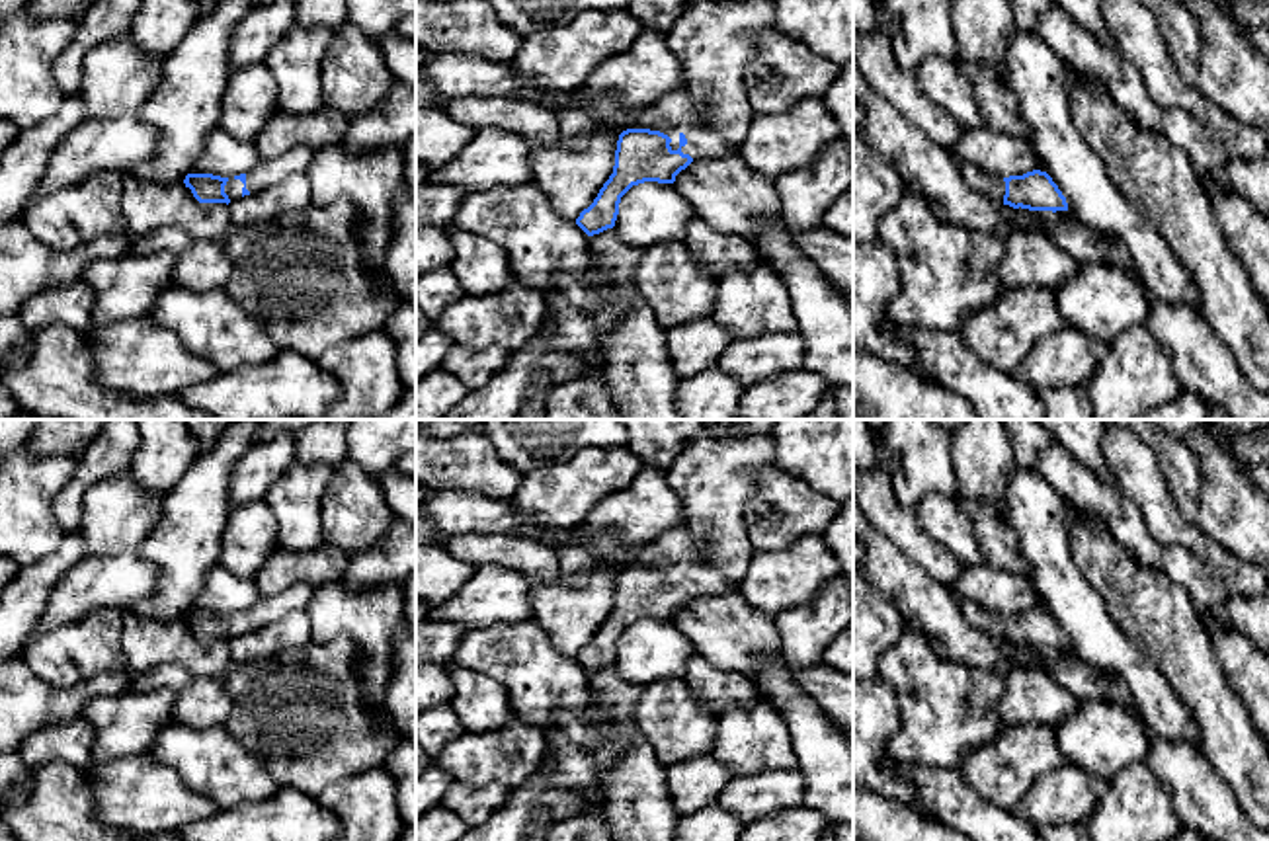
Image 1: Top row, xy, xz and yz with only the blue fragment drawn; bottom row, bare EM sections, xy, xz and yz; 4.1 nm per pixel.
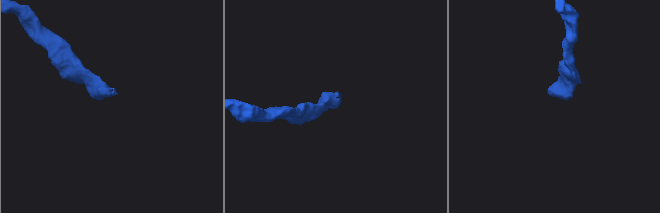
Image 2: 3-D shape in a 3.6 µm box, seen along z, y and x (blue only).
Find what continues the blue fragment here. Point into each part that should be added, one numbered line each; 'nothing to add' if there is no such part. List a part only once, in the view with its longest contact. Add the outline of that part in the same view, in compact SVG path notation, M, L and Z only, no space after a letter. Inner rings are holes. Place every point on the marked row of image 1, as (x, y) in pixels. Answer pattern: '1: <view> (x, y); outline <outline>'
1: xz (674, 114); outline M683 86L640 111L638 129L668 135L672 150L679 148L693 160L730 154L728 142L715 129L701 123L695 101Z

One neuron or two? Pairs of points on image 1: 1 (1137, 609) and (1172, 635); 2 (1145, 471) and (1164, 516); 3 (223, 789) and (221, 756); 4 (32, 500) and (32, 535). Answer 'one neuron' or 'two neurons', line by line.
1: one neuron
2: one neuron
3: one neuron
4: one neuron

